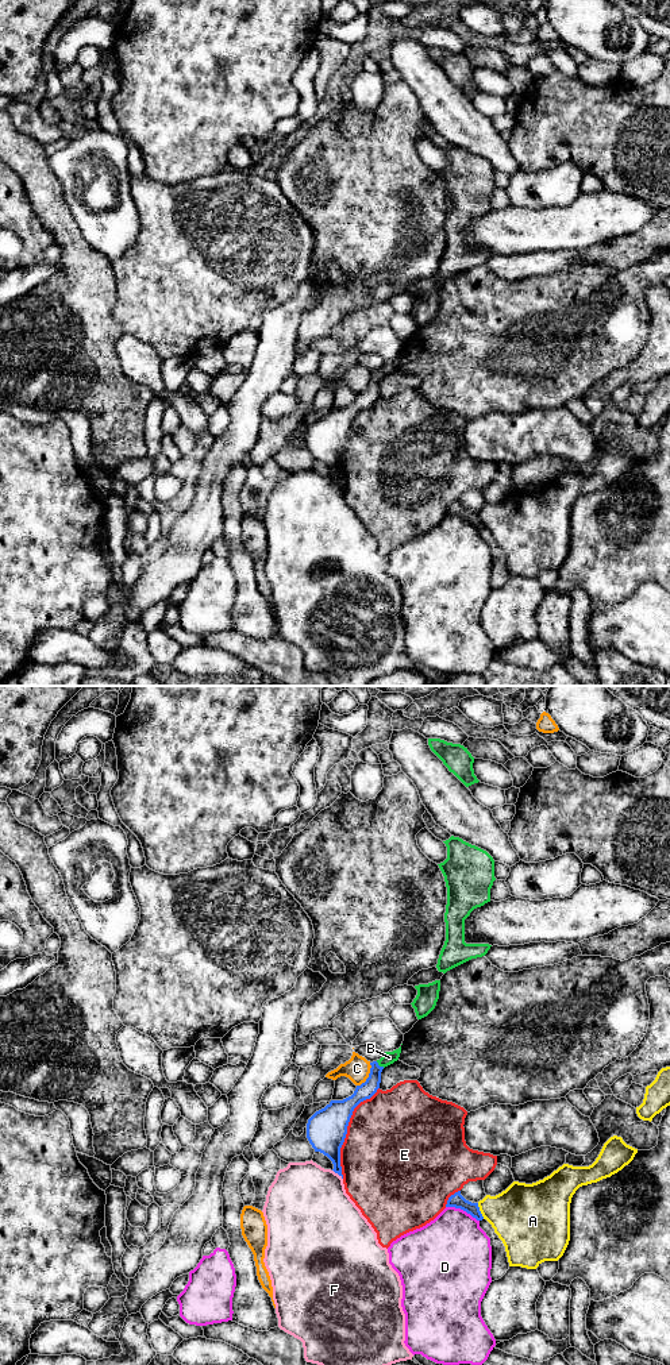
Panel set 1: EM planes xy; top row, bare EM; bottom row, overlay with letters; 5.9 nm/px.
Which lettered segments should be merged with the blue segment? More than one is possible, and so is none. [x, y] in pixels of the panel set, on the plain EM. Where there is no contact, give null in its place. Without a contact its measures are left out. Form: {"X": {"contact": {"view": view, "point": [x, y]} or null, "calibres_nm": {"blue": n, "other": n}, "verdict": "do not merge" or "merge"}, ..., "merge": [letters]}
{"A": {"contact": {"view": "xy", "point": [480, 520]}, "calibres_nm": {"blue": 90, "other": 360}, "verdict": "do not merge"}, "B": {"contact": {"view": "xy", "point": [378, 374]}, "calibres_nm": {"blue": 100, "other": 80}, "verdict": "do not merge"}, "C": {"contact": {"view": "xy", "point": [369, 385]}, "calibres_nm": {"blue": 110, "other": 150}, "verdict": "do not merge"}, "D": {"contact": {"view": "xy", "point": [462, 517]}, "calibres_nm": {"blue": 90, "other": 420}, "verdict": "do not merge"}, "E": {"contact": {"view": "xy", "point": [346, 439]}, "calibres_nm": {"blue": 240, "other": 480}, "verdict": "do not merge"}, "F": {"contact": {"view": "xy", "point": [338, 482]}, "calibres_nm": {"blue": 220, "other": 460}, "verdict": "do not merge"}, "merge": []}

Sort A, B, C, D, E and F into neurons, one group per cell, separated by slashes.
A / B E / C / D / F

